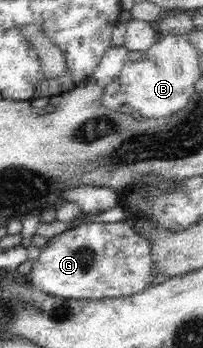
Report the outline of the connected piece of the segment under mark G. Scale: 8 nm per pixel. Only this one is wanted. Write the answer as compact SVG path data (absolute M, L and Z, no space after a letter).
M125 219L114 223L88 223L61 232L48 239L34 260L30 274L31 283L44 293L68 299L125 298L153 285L153 257L151 238L141 236Z

